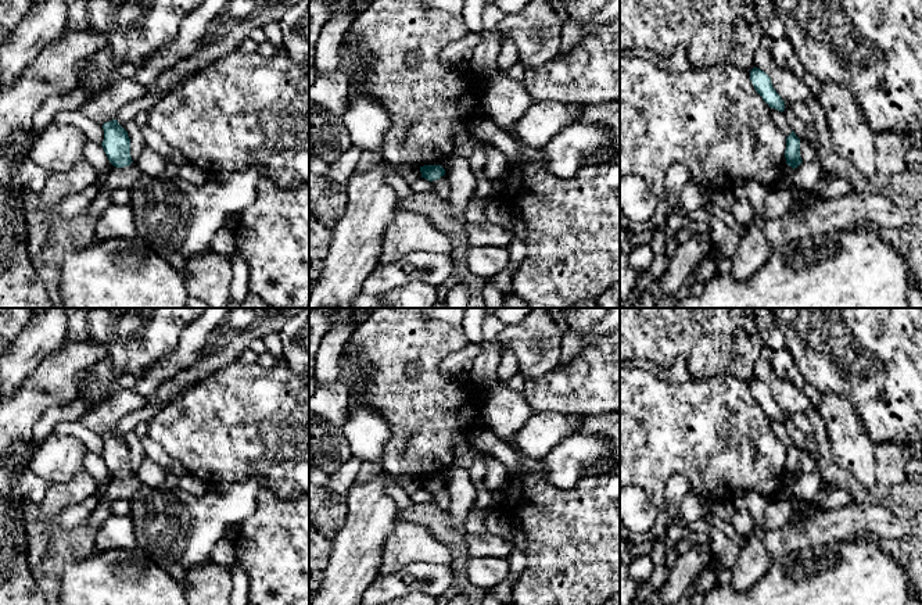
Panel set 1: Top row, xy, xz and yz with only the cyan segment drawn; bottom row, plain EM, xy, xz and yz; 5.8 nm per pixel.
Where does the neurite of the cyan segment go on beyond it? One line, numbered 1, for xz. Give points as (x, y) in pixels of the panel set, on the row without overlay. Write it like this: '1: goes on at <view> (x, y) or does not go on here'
1: does not go on here

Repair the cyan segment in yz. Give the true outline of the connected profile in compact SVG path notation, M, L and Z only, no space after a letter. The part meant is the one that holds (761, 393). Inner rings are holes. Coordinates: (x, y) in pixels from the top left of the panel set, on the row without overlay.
M753 379L750 382L750 391L756 400L756 402L763 408L763 411L771 418L781 423L785 420L785 412L776 404L772 397L771 389L761 382L760 379Z

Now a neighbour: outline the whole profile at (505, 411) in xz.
M507 384L487 386L482 401L482 425L492 430L501 441L506 441L534 415L523 393Z

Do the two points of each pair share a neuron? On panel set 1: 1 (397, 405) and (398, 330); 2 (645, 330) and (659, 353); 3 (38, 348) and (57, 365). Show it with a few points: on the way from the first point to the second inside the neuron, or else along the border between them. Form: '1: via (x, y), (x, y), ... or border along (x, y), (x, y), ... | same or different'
1: via (395, 387), (395, 348) | same
2: via (650, 336), (659, 347) | same
3: border along (64, 343), (51, 351), (25, 379) | different

